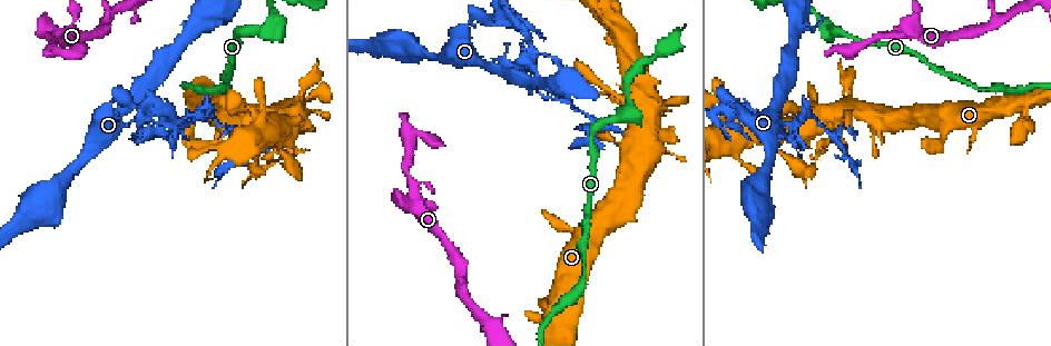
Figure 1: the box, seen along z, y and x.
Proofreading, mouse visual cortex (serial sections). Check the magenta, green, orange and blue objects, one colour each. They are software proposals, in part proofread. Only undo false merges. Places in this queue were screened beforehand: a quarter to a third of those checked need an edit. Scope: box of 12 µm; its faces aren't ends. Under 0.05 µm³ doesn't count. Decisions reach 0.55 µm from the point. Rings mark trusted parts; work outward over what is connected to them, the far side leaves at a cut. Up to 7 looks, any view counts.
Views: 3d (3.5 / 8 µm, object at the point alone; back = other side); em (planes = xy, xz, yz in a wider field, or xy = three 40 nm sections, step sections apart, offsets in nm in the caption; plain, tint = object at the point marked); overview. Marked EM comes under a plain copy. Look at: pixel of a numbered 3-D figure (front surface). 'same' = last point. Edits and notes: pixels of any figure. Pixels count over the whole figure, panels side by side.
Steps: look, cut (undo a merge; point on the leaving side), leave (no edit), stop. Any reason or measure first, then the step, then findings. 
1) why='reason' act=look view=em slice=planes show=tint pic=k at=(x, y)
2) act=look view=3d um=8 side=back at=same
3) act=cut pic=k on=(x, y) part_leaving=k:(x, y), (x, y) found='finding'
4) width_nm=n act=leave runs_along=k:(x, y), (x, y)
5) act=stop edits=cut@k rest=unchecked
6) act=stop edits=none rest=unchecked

why='a narrow waist' act=look view=3d um=3.5 pic=1 at=(613, 20)

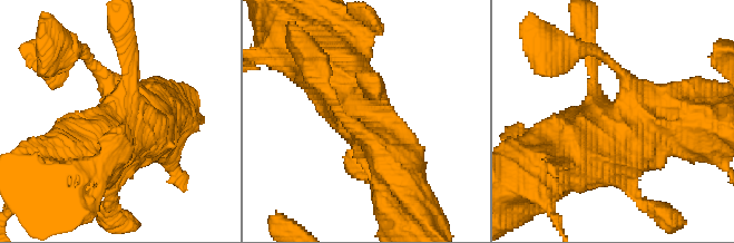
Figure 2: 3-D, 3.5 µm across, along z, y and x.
act=leave runs_along=2:(404, 207), (398, 162), (340, 83) found='continuous, no second cell'

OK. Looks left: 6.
why='three-way junction' act=look view=3d um=3.5 side=back pic=1 at=(501, 23)

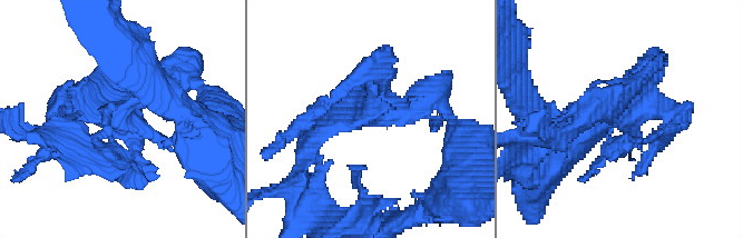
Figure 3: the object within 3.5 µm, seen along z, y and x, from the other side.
why='need the tissue' act=look view=em slice=xy step=1 show=tint pic=3 at=(623, 110)

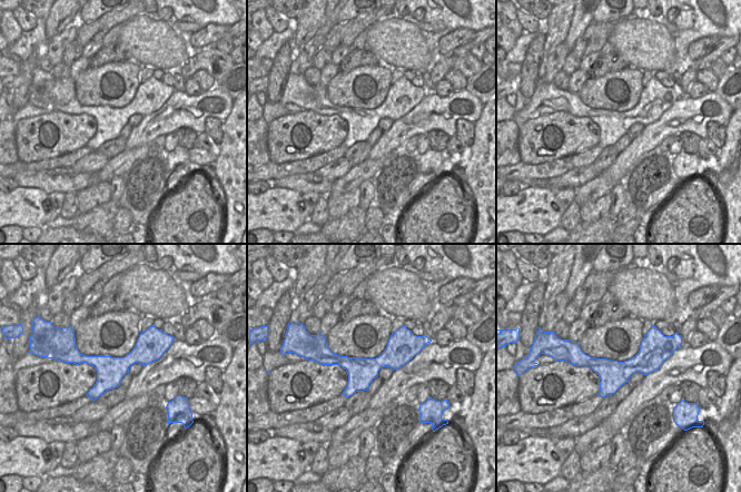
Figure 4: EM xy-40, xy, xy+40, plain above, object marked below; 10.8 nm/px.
act=leave runs_along=4:(667, 354), (629, 367), (574, 357) found='one cell here'

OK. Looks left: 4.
why='abrupt turn' act=look view=3d um=3.5 pic=1 at=(904, 36)

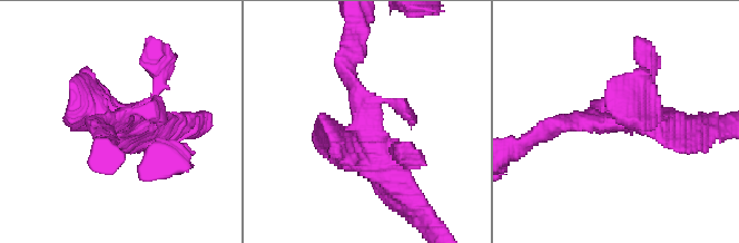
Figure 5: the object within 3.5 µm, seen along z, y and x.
act=look view=em slice=planes show=tint pic=5 at=(612, 121)

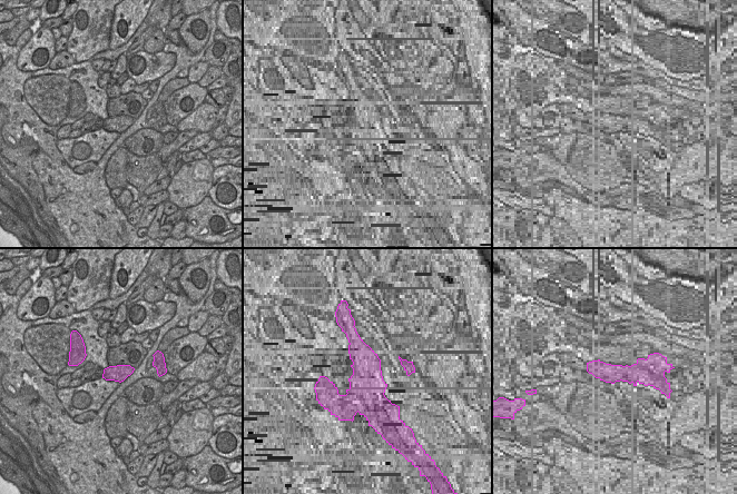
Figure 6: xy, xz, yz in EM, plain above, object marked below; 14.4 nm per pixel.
act=look view=em slice=xy step=1 show=tint at=same

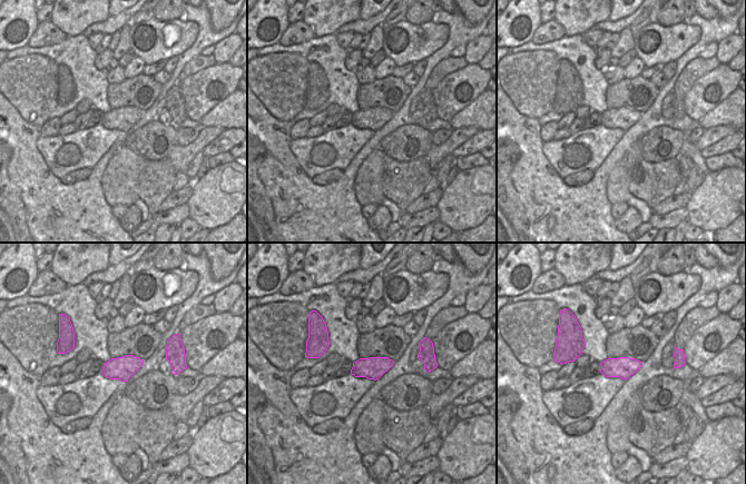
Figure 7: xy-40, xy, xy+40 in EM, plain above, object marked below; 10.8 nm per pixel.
act=leave runs_along=5:(400, 188), (365, 148), (352, 51) found='continuous, no second cell'

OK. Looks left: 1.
act=stop edits=none rest=unchecked

